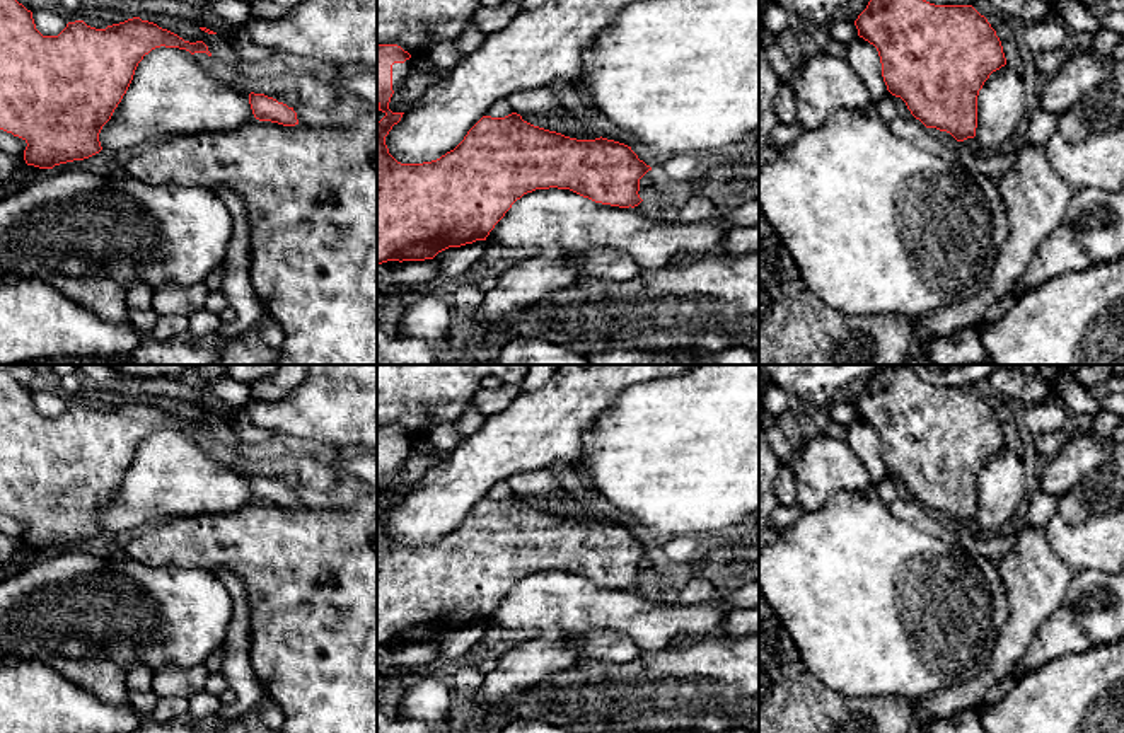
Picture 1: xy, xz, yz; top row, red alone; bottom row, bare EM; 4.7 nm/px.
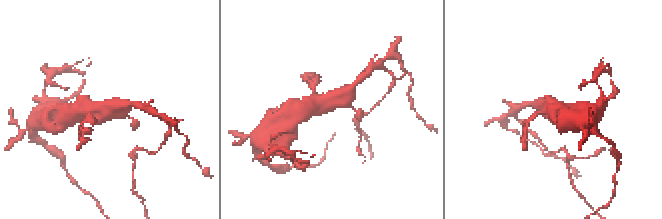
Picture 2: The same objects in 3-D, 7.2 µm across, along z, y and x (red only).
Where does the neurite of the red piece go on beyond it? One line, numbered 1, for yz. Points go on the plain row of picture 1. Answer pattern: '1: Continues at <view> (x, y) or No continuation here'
1: No continuation here

